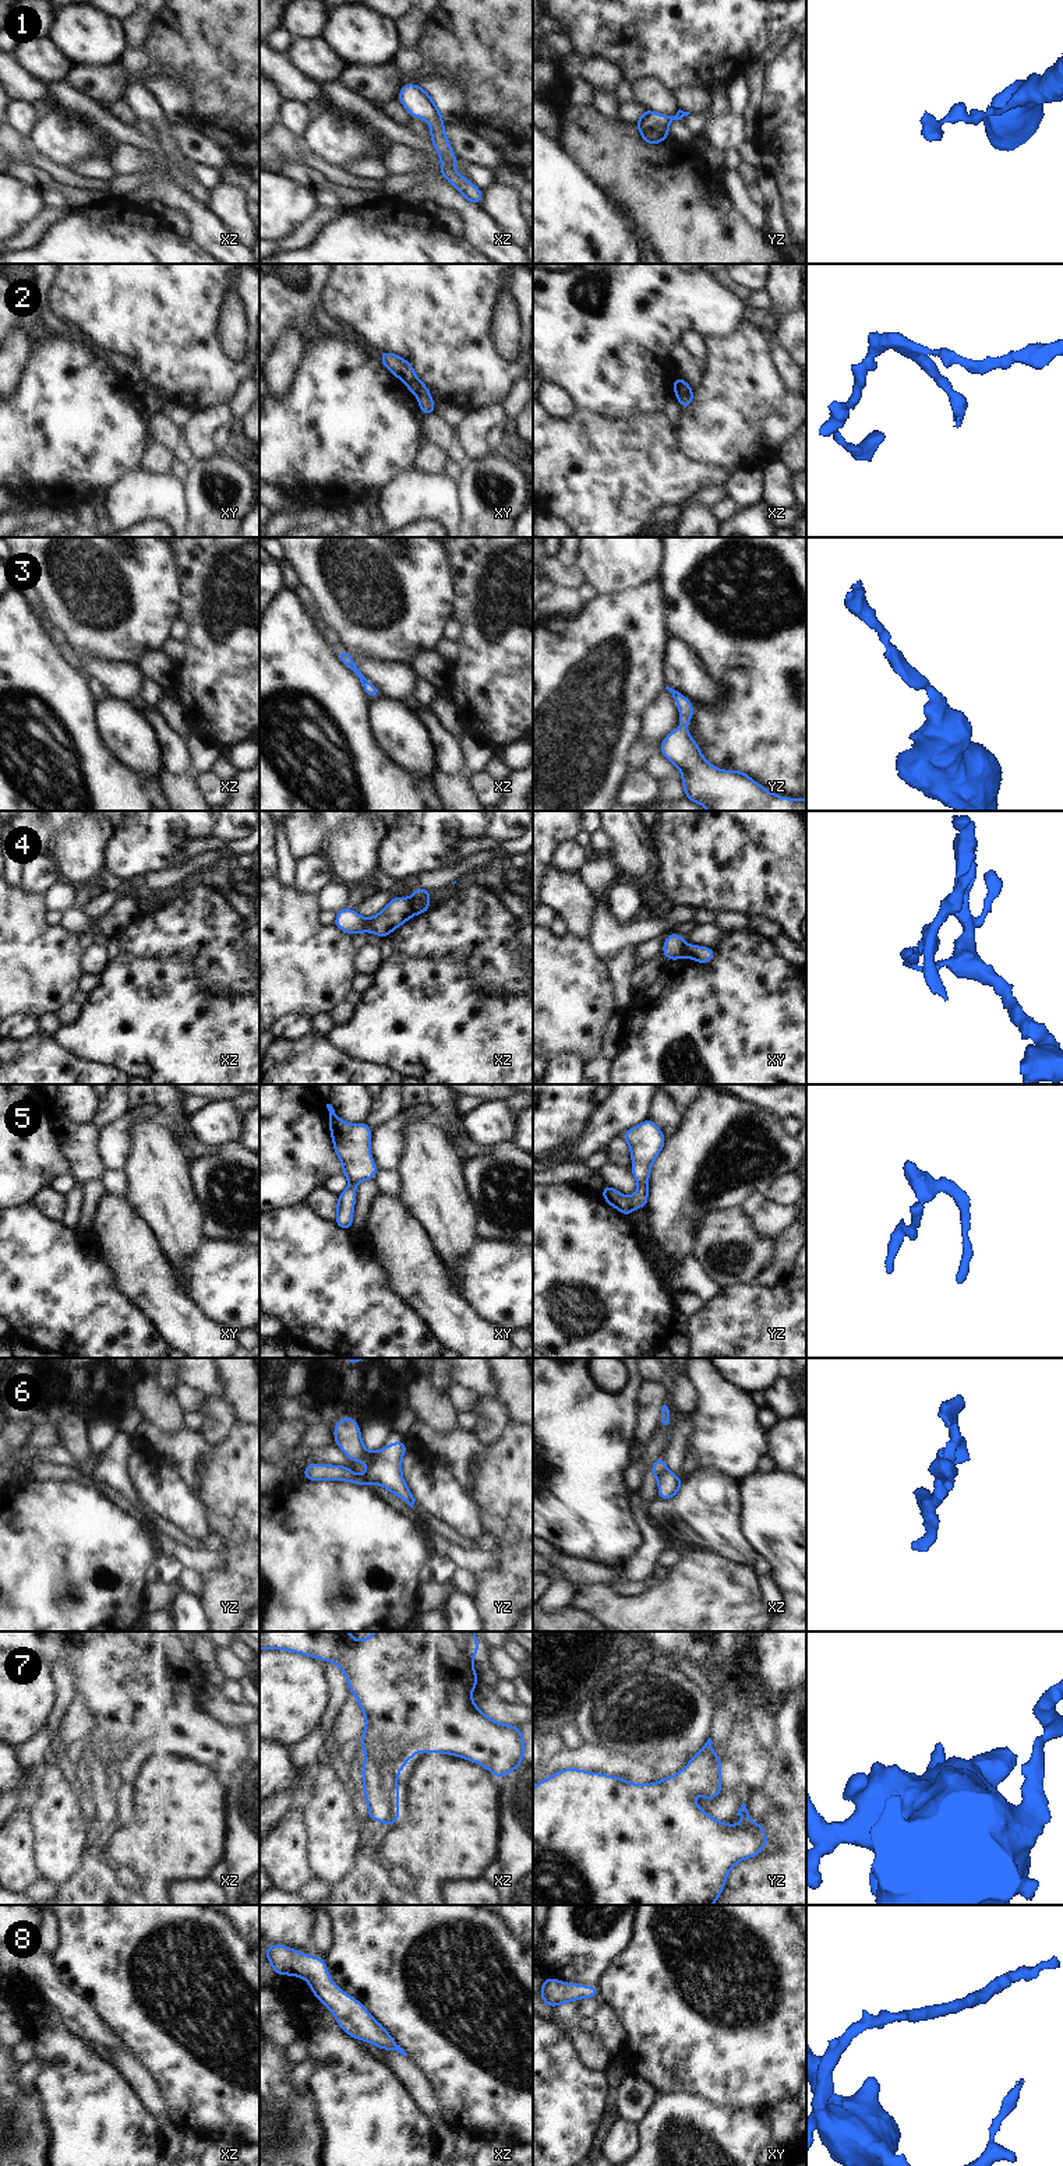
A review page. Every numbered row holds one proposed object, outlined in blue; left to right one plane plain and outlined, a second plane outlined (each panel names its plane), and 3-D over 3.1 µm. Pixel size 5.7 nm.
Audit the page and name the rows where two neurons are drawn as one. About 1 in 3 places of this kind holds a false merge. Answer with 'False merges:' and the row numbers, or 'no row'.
False merges: 2, 4, 6

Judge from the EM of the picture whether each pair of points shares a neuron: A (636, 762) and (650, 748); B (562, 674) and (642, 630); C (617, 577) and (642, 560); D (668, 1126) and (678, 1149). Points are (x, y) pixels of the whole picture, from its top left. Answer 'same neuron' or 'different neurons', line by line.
A: same neuron
B: same neuron
C: same neuron
D: different neurons

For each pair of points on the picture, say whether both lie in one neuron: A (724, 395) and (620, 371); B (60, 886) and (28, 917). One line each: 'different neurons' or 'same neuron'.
A: different neurons
B: different neurons

